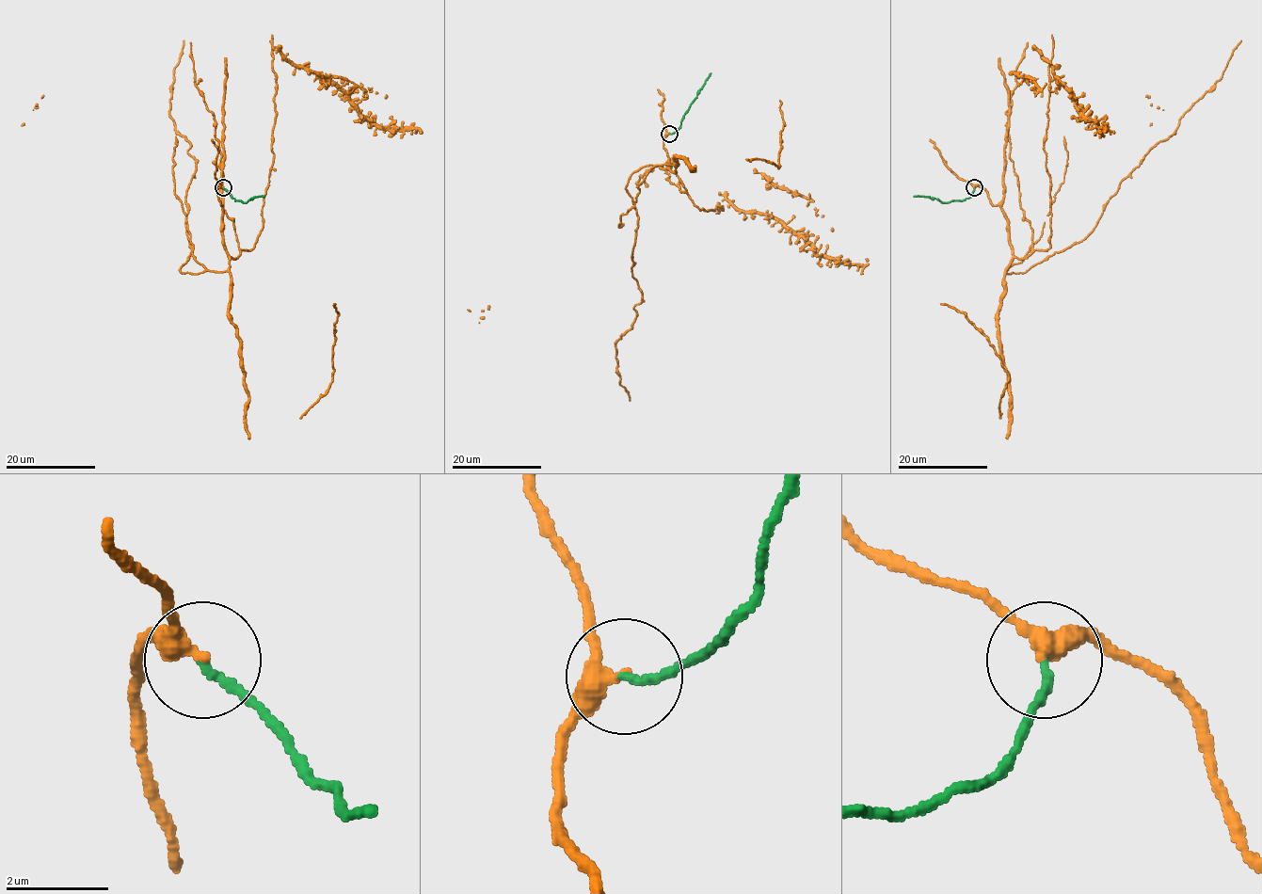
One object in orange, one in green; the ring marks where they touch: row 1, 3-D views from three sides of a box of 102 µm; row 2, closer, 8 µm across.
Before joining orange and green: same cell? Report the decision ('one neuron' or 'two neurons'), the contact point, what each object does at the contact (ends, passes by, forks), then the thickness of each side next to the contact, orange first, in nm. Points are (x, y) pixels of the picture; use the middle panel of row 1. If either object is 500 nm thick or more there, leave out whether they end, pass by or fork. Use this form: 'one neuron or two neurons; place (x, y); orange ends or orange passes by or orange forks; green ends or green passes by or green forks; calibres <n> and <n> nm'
one neuron; place (669, 134); orange passes by; green ends; calibres 300 and 160 nm

